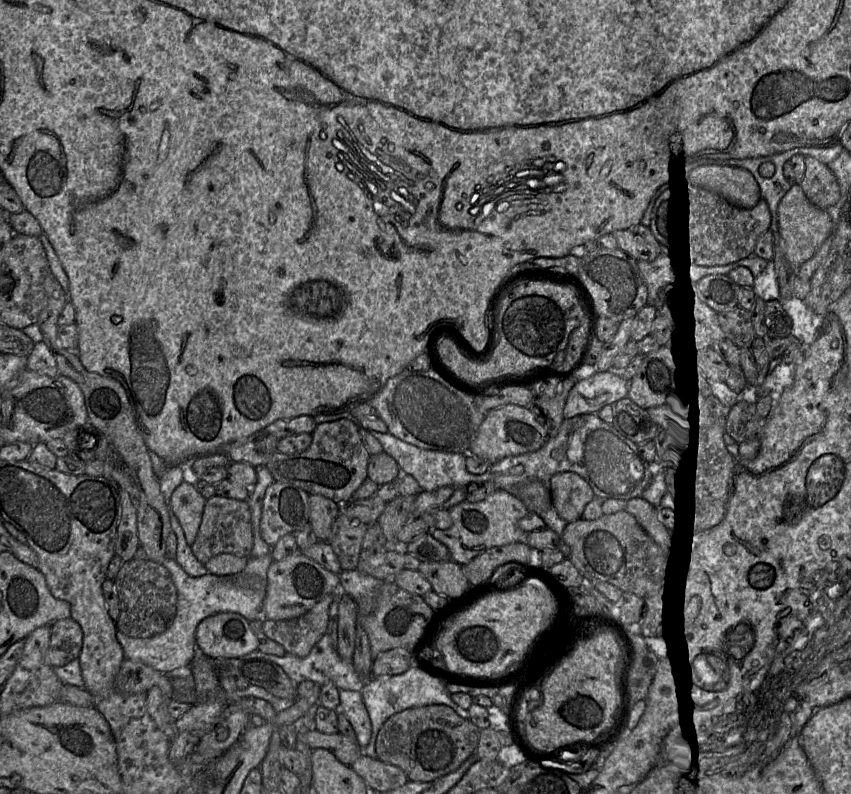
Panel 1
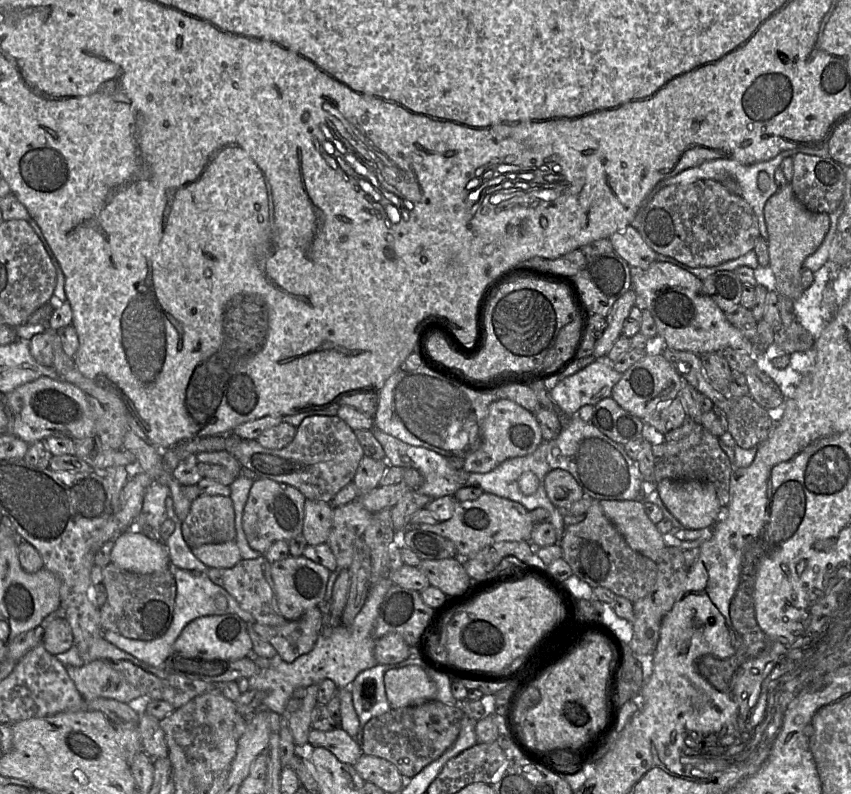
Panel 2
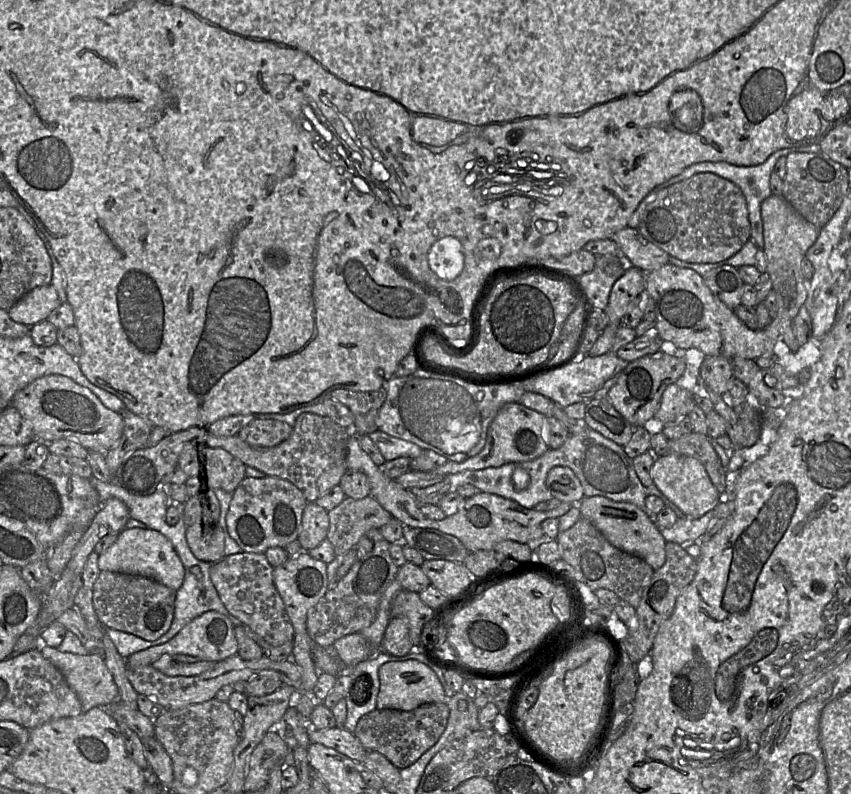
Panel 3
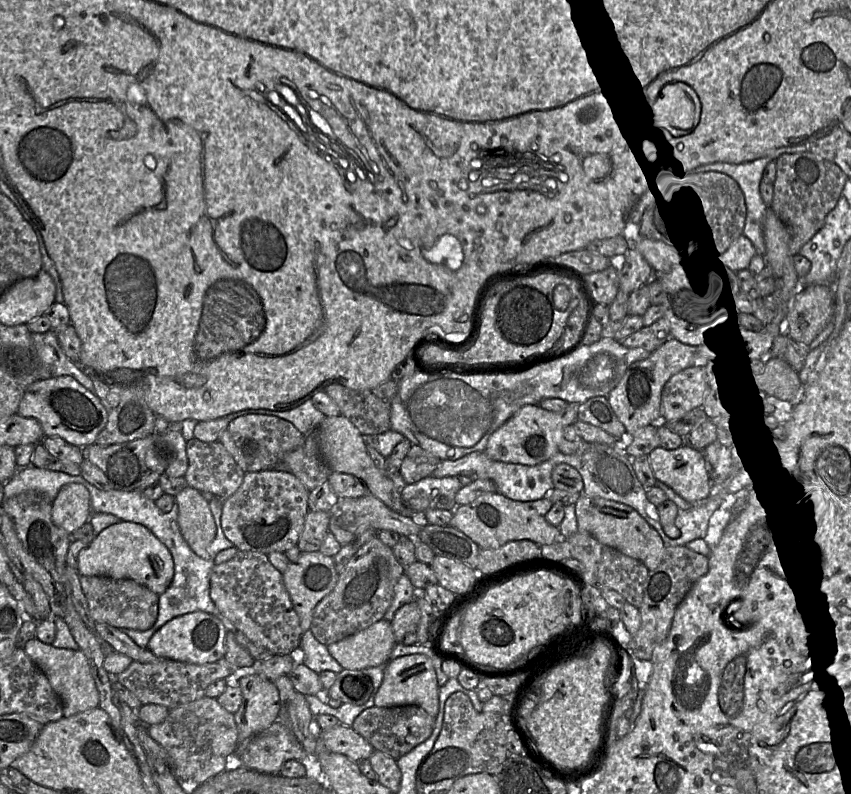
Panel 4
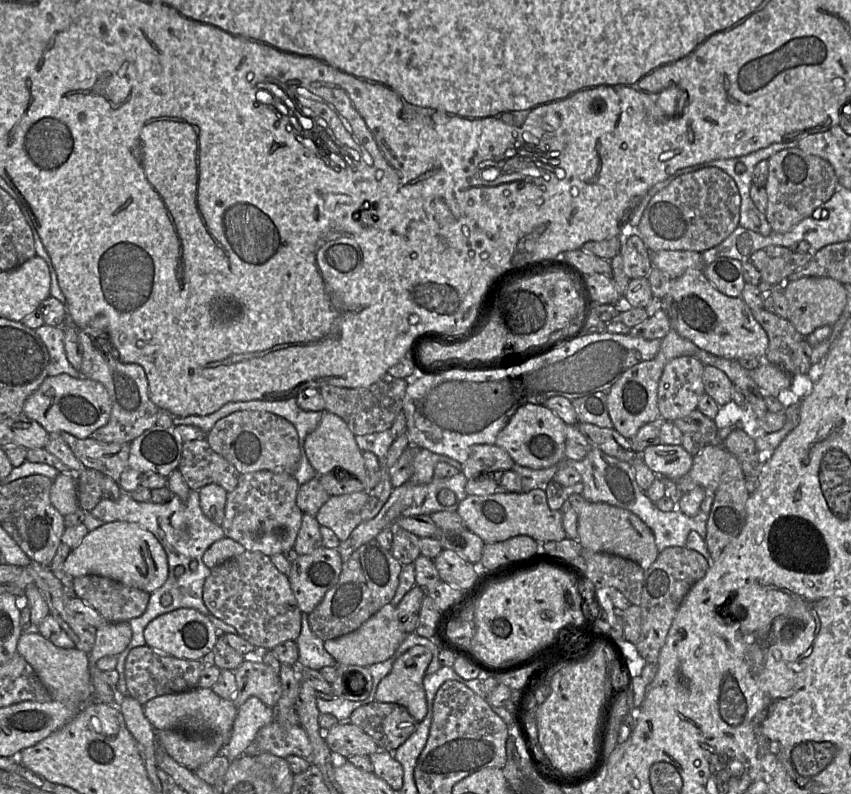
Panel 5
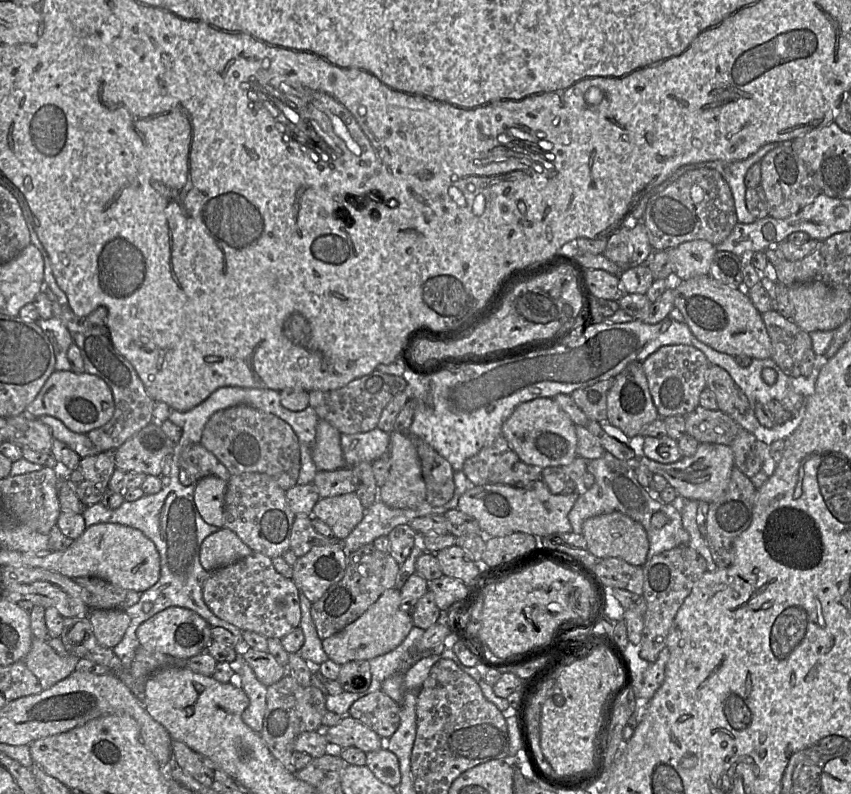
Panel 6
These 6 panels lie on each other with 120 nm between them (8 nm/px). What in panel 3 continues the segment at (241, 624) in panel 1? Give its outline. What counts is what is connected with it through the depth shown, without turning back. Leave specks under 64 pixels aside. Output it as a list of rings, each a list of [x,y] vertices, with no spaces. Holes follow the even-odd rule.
[[[216,611],[205,612],[185,624],[185,626],[167,642],[151,646],[125,658],[126,666],[141,667],[150,665],[163,654],[184,654],[205,661],[222,661],[228,657],[237,655],[238,644],[234,629],[235,626],[225,615]]]

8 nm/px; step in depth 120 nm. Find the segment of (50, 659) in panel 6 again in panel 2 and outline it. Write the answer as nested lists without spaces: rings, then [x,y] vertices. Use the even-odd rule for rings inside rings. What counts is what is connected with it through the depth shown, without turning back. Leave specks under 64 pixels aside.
[[[102,660],[84,663],[80,667],[65,666],[76,689],[86,700],[95,698],[114,699],[129,704],[143,693],[129,684],[114,667]]]

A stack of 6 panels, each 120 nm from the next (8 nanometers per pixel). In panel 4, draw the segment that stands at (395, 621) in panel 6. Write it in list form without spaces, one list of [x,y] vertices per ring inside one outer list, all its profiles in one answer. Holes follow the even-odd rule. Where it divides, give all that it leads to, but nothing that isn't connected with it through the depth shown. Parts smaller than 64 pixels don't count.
[[[384,618],[366,629],[327,646],[329,654],[348,670],[363,670],[388,661],[396,642],[391,622]]]

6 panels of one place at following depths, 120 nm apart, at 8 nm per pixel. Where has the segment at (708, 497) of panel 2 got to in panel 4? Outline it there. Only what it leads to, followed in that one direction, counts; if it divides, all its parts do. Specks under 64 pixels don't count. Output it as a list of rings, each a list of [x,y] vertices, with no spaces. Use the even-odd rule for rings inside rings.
[[[683,444],[672,450],[657,447],[648,455],[656,480],[665,483],[692,505],[704,503],[711,493],[711,468],[703,452]]]

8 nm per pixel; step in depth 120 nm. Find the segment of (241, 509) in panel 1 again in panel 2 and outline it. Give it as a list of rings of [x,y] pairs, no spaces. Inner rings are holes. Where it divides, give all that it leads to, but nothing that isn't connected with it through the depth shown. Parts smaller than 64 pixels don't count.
[[[200,495],[191,501],[188,515],[181,522],[182,536],[192,549],[205,544],[235,541],[235,512],[230,497]]]

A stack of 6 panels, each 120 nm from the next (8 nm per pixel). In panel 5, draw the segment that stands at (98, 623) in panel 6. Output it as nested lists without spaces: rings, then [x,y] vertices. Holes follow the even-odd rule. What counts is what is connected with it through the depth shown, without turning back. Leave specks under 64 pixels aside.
[[[107,622],[96,628],[96,639],[89,656],[89,670],[104,656],[118,655],[129,644],[132,630],[129,622]]]

